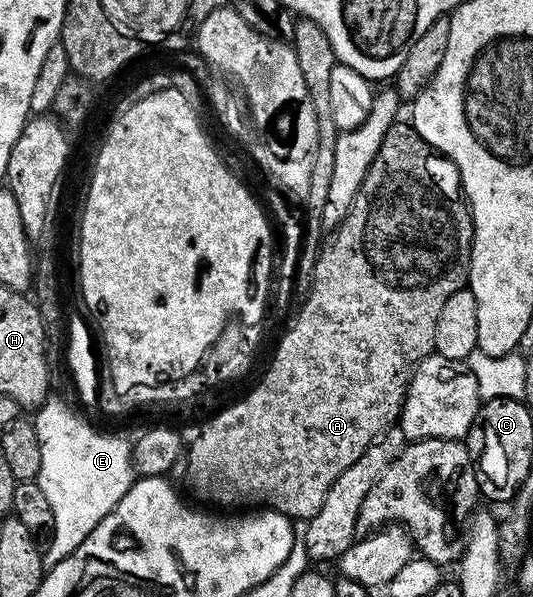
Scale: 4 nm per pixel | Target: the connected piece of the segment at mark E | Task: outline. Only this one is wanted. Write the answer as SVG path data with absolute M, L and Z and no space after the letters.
M47 398L37 408L35 415L38 416L33 416L32 419L36 437L40 437L40 473L36 481L48 496L54 518L54 533L42 551L42 565L46 569L64 561L64 557L71 555L82 544L84 537L88 537L88 533L92 533L92 529L100 525L102 518L112 513L114 506L121 501L124 493L128 493L136 478L129 438L121 439L118 435L105 435L104 432L97 431L92 424L85 423L64 400L54 398Z

